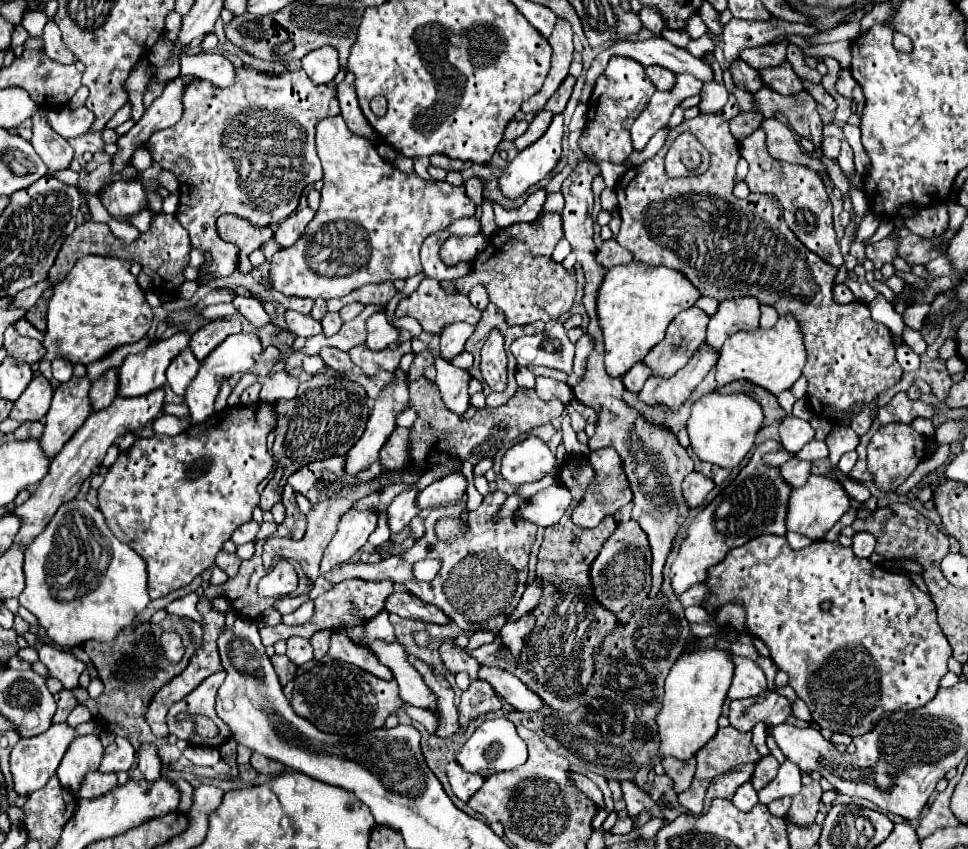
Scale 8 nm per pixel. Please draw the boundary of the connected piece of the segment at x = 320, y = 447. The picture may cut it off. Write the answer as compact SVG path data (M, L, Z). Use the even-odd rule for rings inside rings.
M326 372L316 374L312 380L302 382L298 388L298 398L278 400L276 412L276 440L274 440L274 458L276 470L274 478L268 482L260 496L260 508L270 510L276 502L282 500L282 484L286 484L292 472L300 470L304 464L324 460L328 456L346 456L348 450L360 440L370 416L370 400L366 390L352 380L340 376L328 376Z

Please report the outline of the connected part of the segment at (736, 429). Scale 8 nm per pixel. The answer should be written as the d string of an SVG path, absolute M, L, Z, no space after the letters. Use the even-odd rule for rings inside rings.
M710 392L700 396L690 410L690 418L686 420L686 432L690 438L690 446L694 454L702 462L710 462L724 468L738 466L744 456L754 446L754 438L762 426L762 408L760 404L746 394L718 394Z

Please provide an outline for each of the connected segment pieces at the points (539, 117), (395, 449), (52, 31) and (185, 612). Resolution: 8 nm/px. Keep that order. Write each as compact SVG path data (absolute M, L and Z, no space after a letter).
M540 110L540 112L534 116L534 120L530 122L528 130L526 130L520 138L514 140L514 146L516 146L518 150L524 150L526 146L534 144L534 142L548 130L548 126L550 126L550 122L552 122L552 116L554 116L554 114L548 112L548 110Z
M400 426L392 432L392 436L388 438L388 442L384 444L384 448L380 450L380 462L390 468L390 470L402 470L410 456L408 456L408 430L400 430Z
M48 22L44 26L44 52L48 54L48 58L62 62L62 64L76 64L78 58L74 56L74 52L70 48L64 46L62 36L60 36L60 28L56 22Z
M188 594L180 600L174 600L170 602L166 608L164 608L168 614L174 614L174 616L184 616L184 618L192 618L200 622L202 617L196 610L196 594Z

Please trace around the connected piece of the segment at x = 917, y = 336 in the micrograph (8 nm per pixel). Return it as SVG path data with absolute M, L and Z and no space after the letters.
M904 328L904 332L902 332L902 338L904 338L904 342L916 352L916 354L922 354L922 352L926 352L926 342L924 342L924 338L922 338L922 334L918 332L918 330L914 330L914 328Z

